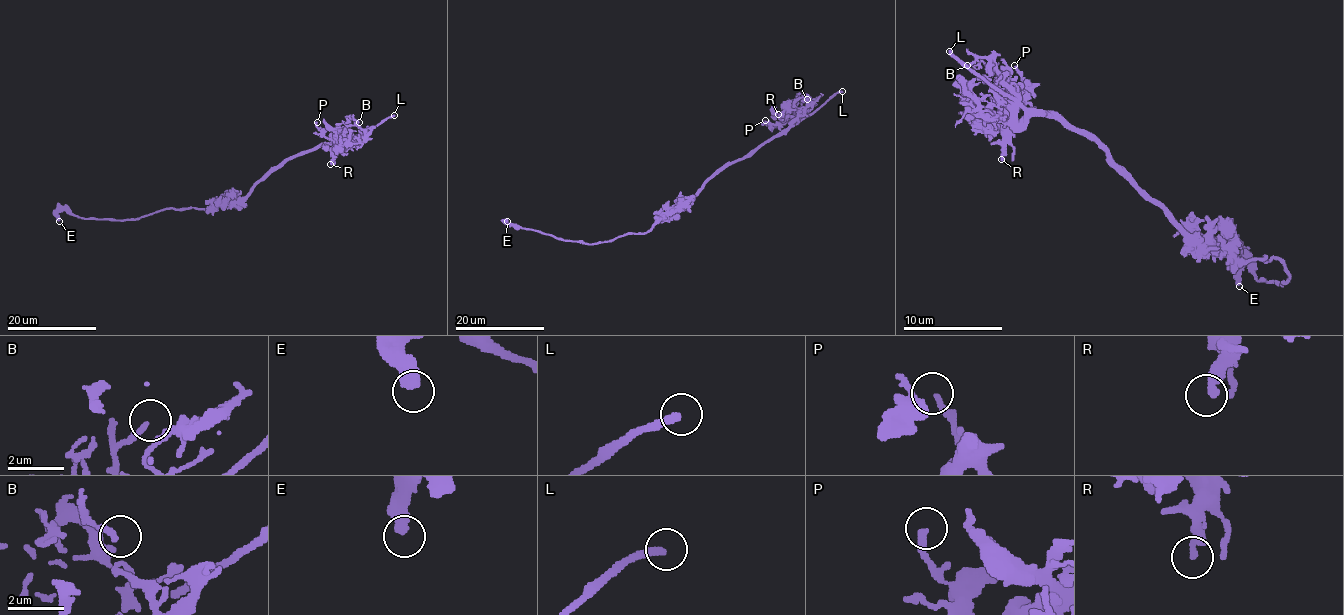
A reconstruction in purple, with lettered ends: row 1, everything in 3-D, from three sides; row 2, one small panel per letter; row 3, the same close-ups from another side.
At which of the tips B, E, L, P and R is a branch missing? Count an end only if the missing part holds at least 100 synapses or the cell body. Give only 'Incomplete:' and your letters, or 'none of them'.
Incomplete: L

